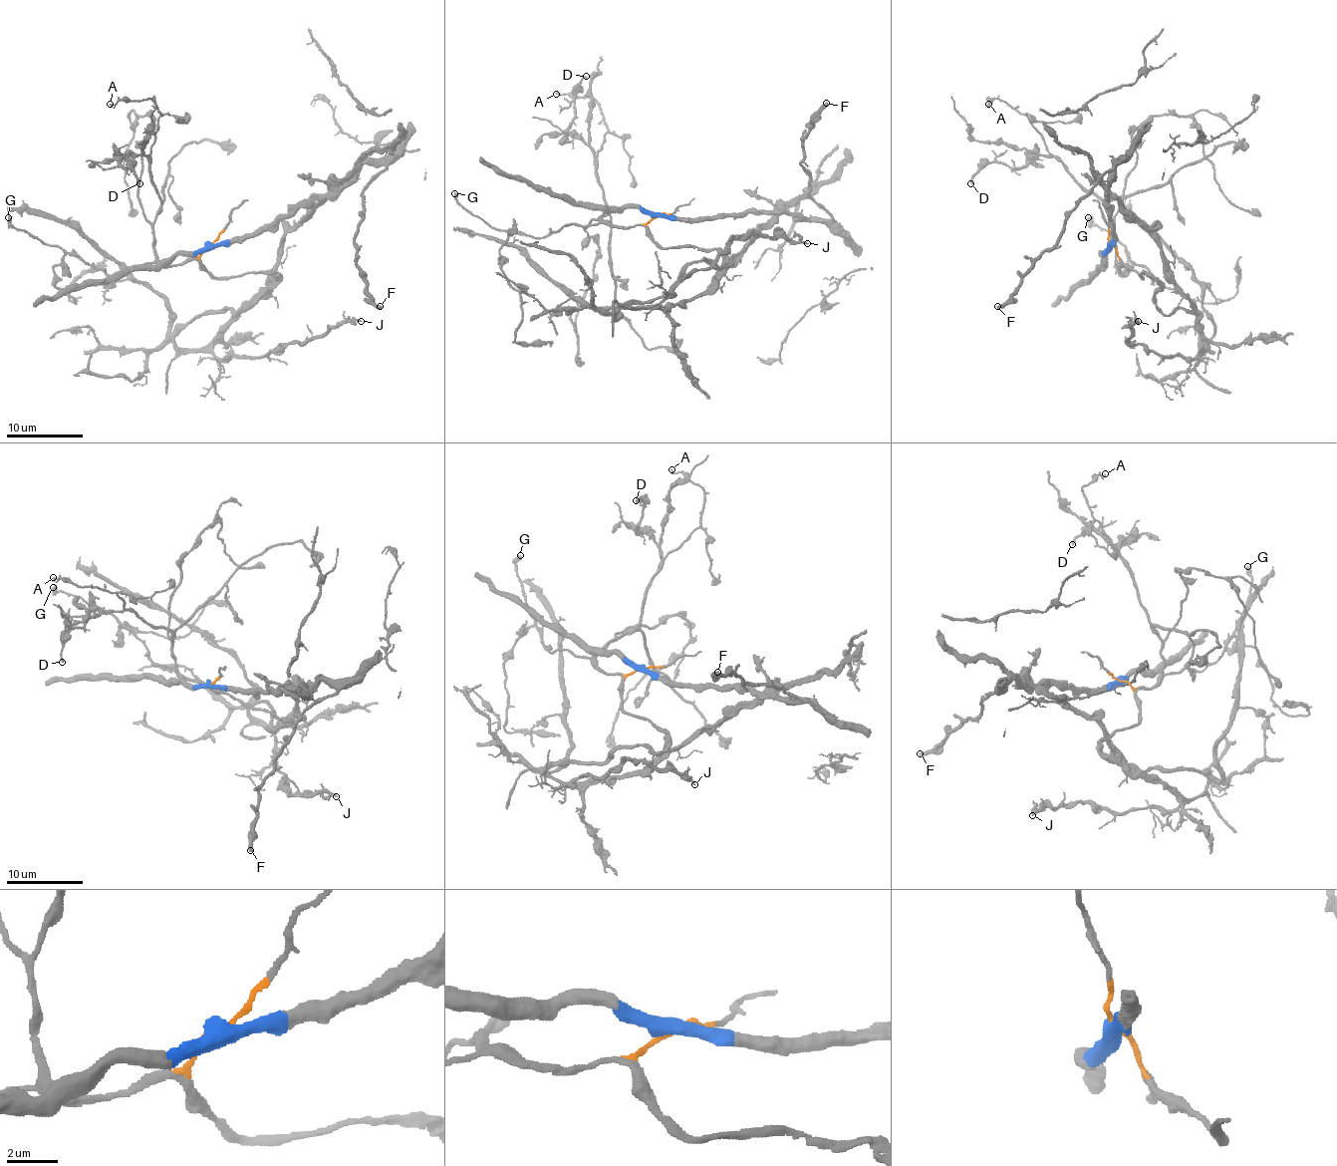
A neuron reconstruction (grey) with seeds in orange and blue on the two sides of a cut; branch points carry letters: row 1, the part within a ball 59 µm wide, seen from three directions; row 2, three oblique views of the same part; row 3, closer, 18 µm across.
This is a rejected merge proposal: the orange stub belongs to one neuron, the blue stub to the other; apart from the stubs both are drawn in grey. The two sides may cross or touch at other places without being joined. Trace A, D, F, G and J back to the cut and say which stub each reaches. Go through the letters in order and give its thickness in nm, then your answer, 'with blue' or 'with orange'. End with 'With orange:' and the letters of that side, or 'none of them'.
A: 150 nm | with orange
D: 200 nm | with orange
F: 400 nm | with blue
G: 400 nm | with orange
J: 140 nm | with orange
With orange: A, D, G, J

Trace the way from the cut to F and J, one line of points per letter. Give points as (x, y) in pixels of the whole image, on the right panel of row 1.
F: (1111, 245), (1107, 180), (1113, 162), (1068, 216), (1060, 237), (997, 307)
J: (1111, 245), (1141, 278), (1170, 282), (1188, 297), (1201, 349), (1182, 359), (1130, 343), (1138, 320)

